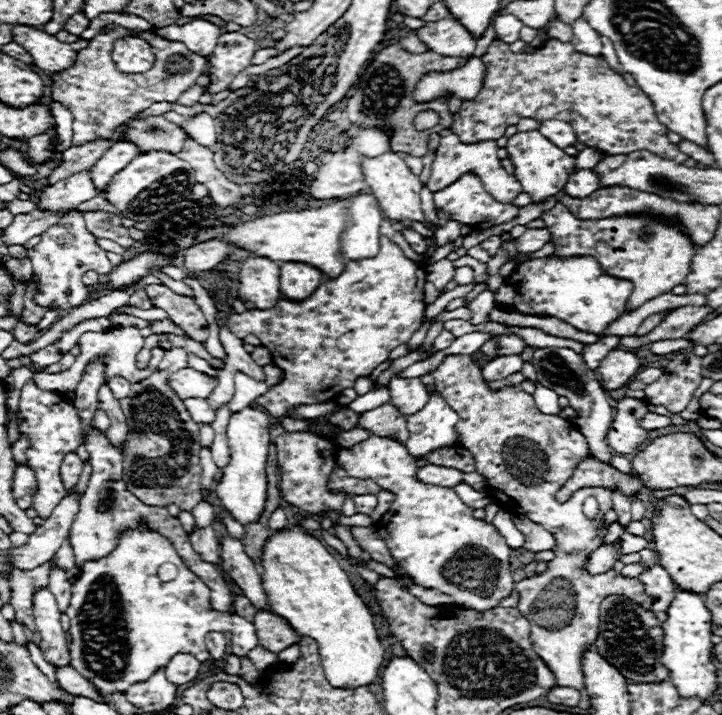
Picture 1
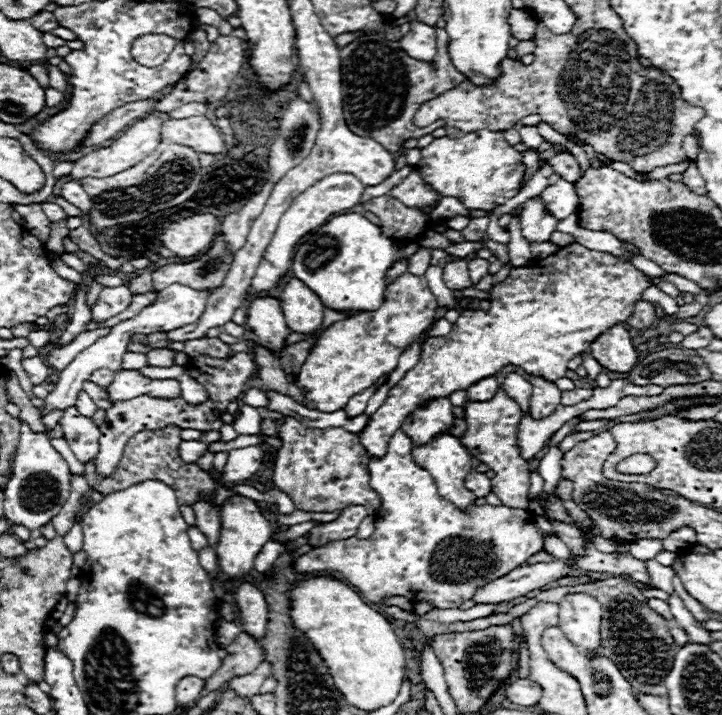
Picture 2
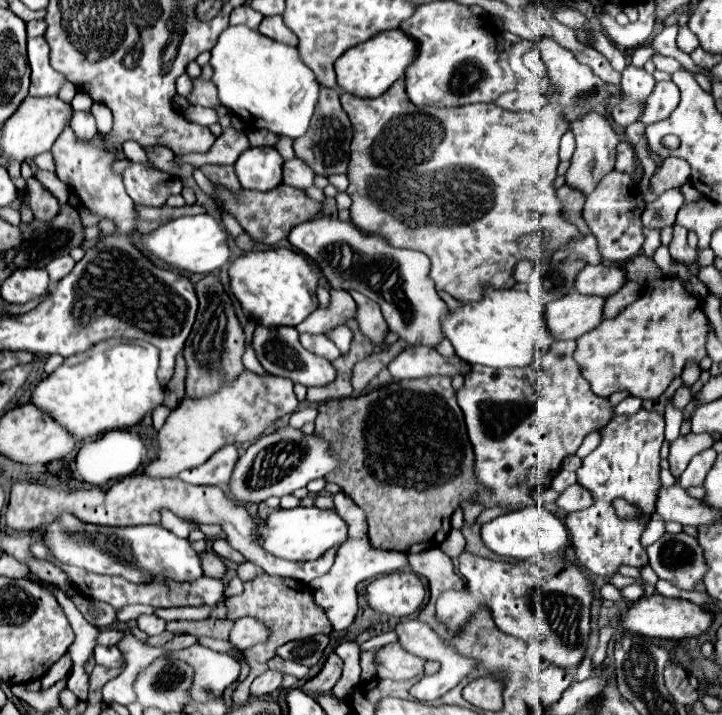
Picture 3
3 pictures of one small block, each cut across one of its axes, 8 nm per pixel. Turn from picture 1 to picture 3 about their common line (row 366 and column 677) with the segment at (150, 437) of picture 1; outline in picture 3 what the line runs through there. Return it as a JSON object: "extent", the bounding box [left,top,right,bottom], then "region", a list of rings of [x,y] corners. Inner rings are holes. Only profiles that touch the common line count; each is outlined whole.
{"extent":[644,156,690,202],"region":[[[668,156],[662,164],[662,168],[652,176],[652,192],[644,196],[644,202],[652,202],[656,196],[660,196],[660,192],[676,188],[680,184],[686,184],[690,176],[690,164],[682,158],[674,158]]]}

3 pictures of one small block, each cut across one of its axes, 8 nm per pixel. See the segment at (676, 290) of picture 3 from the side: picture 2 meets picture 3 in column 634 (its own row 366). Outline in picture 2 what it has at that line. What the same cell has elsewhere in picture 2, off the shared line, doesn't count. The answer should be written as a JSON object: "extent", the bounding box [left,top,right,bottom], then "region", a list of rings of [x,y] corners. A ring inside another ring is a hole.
{"extent":[286,272,436,412],"region":[[[406,272],[386,288],[382,308],[354,314],[328,326],[324,332],[312,332],[308,336],[290,332],[286,344],[318,336],[300,376],[296,376],[296,386],[302,390],[306,400],[314,402],[316,410],[334,412],[344,408],[354,394],[370,388],[380,376],[390,374],[398,366],[398,358],[404,350],[432,324],[436,306],[436,298],[428,288],[426,278]]]}

